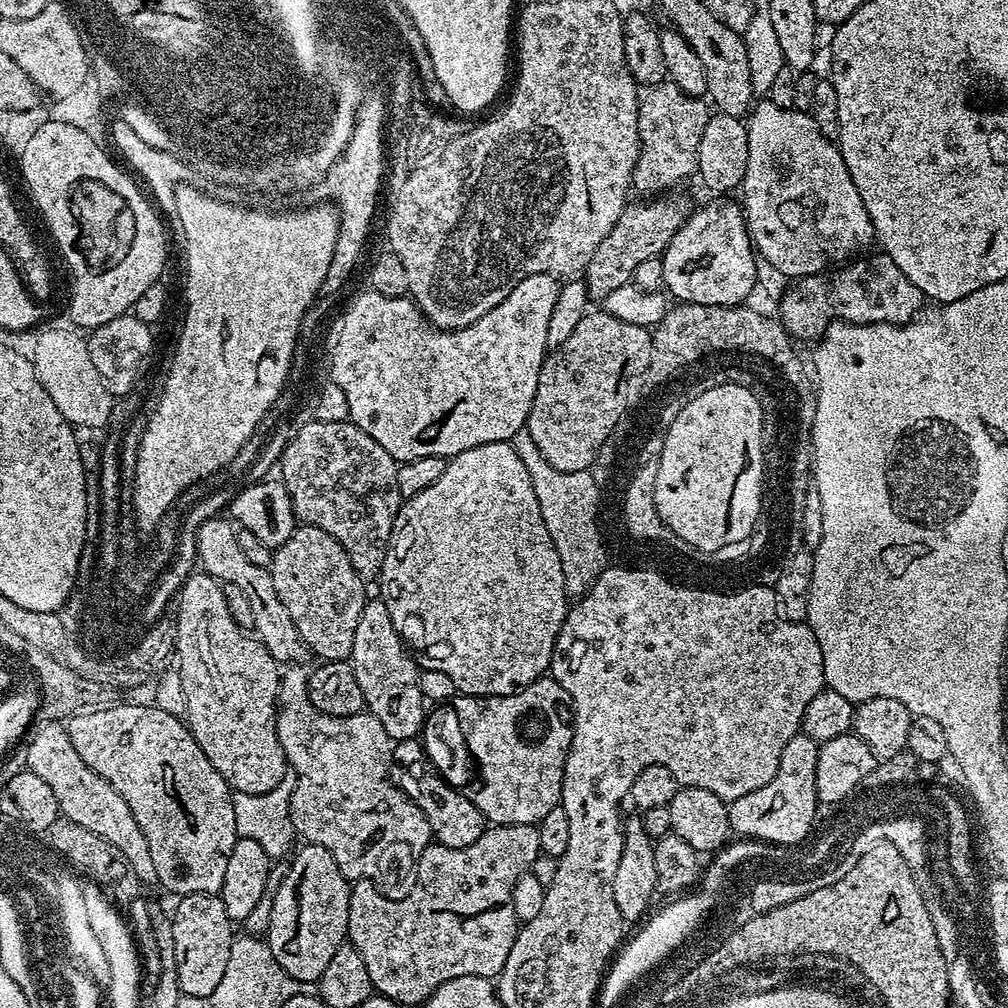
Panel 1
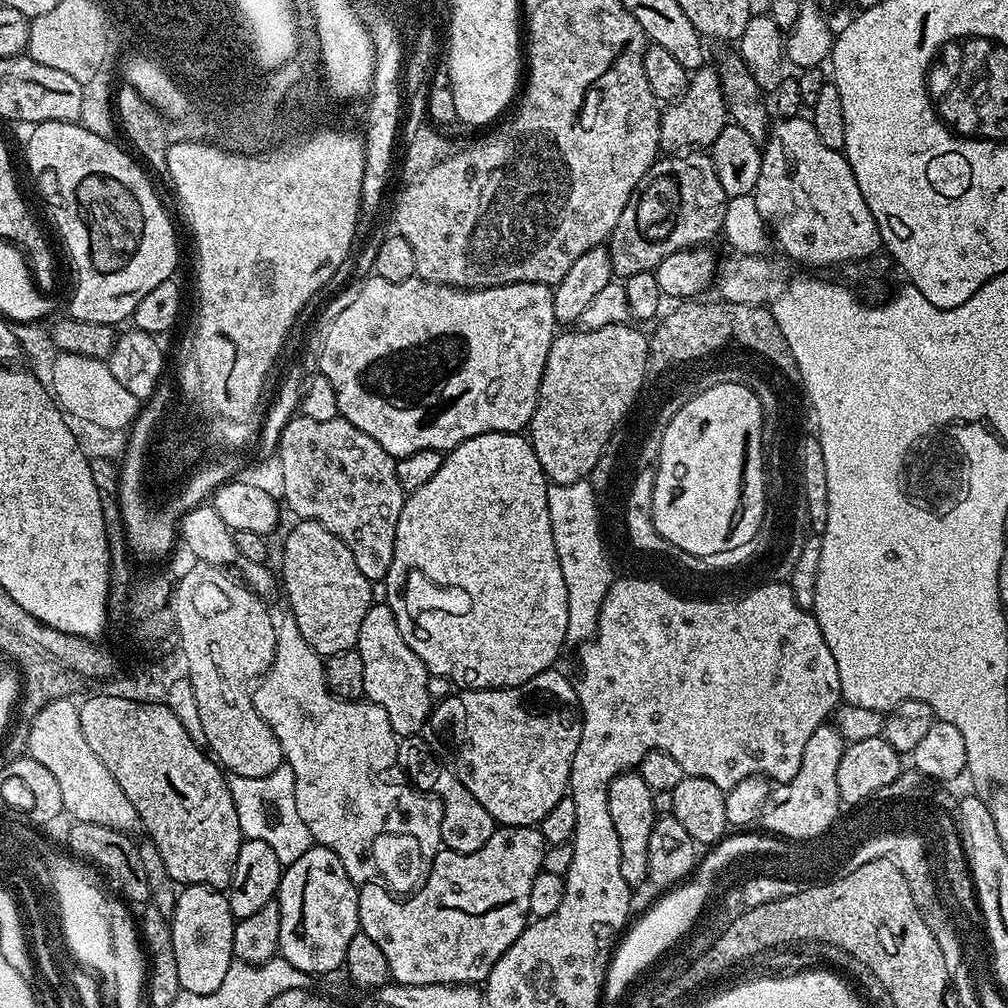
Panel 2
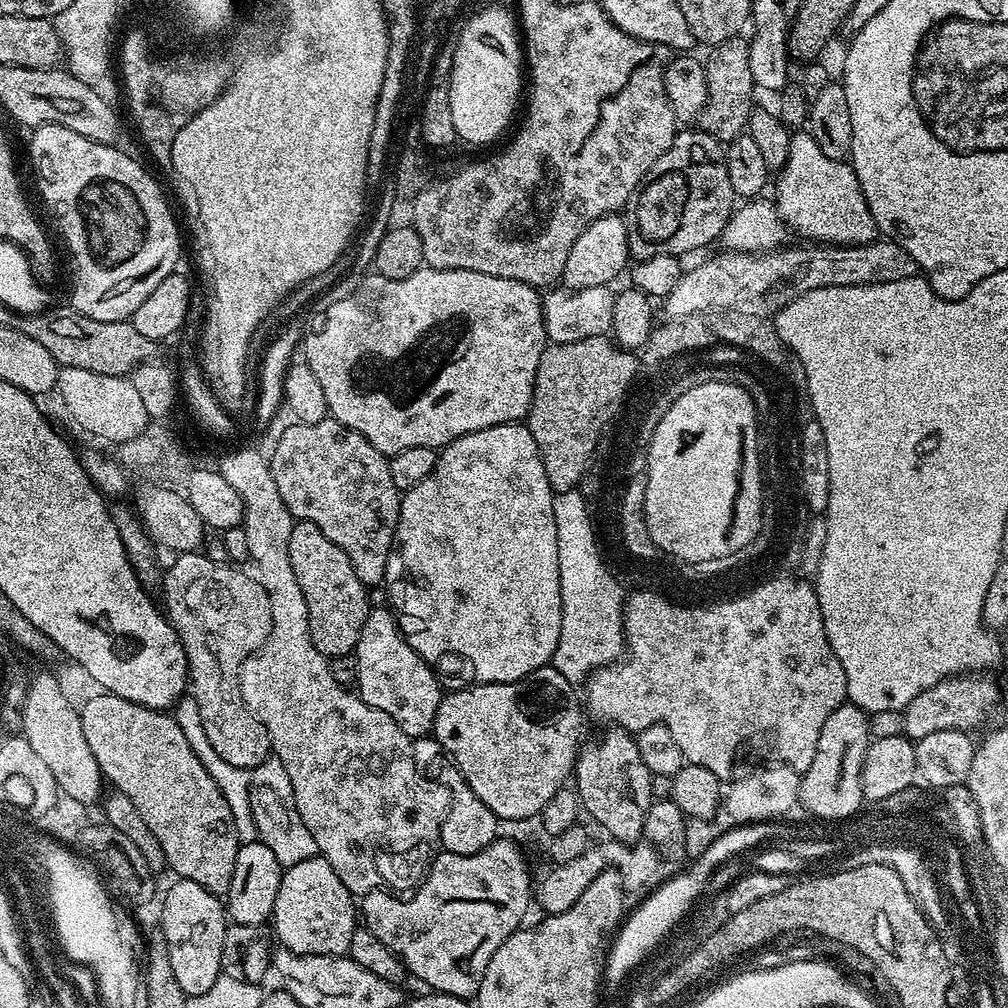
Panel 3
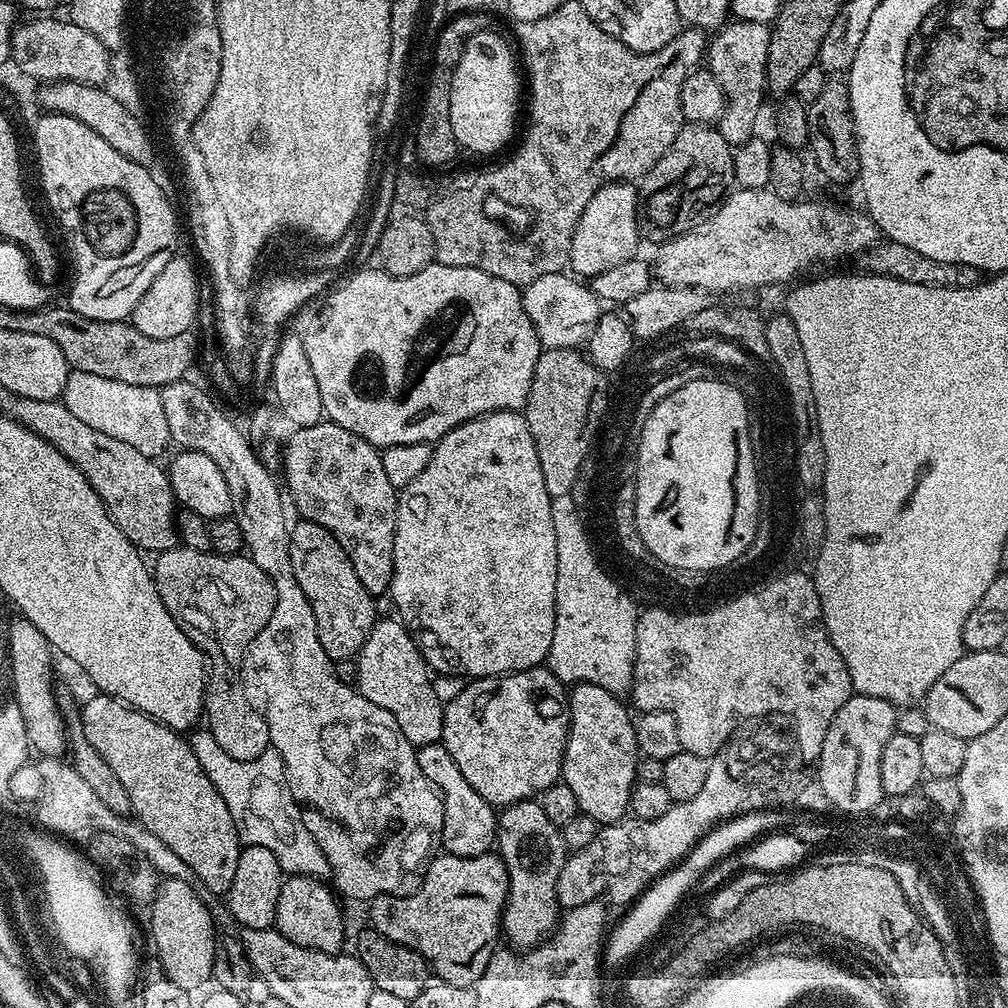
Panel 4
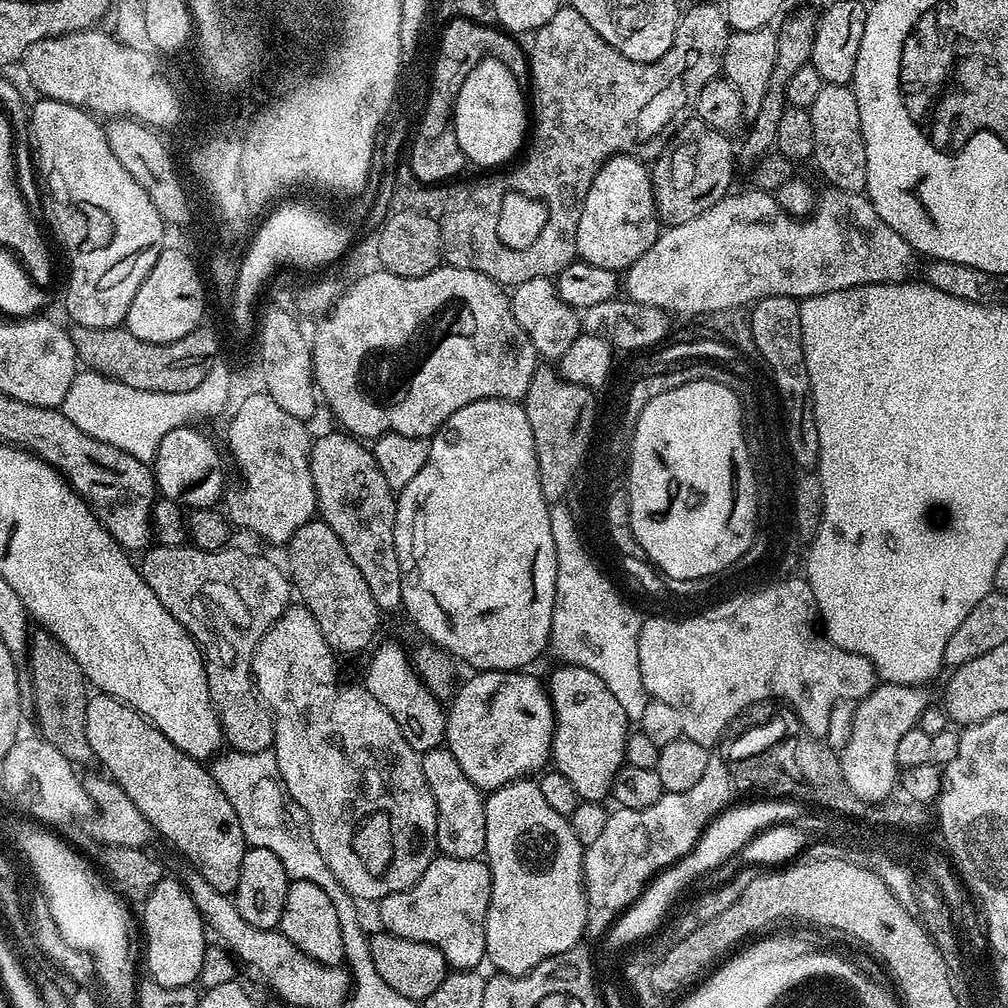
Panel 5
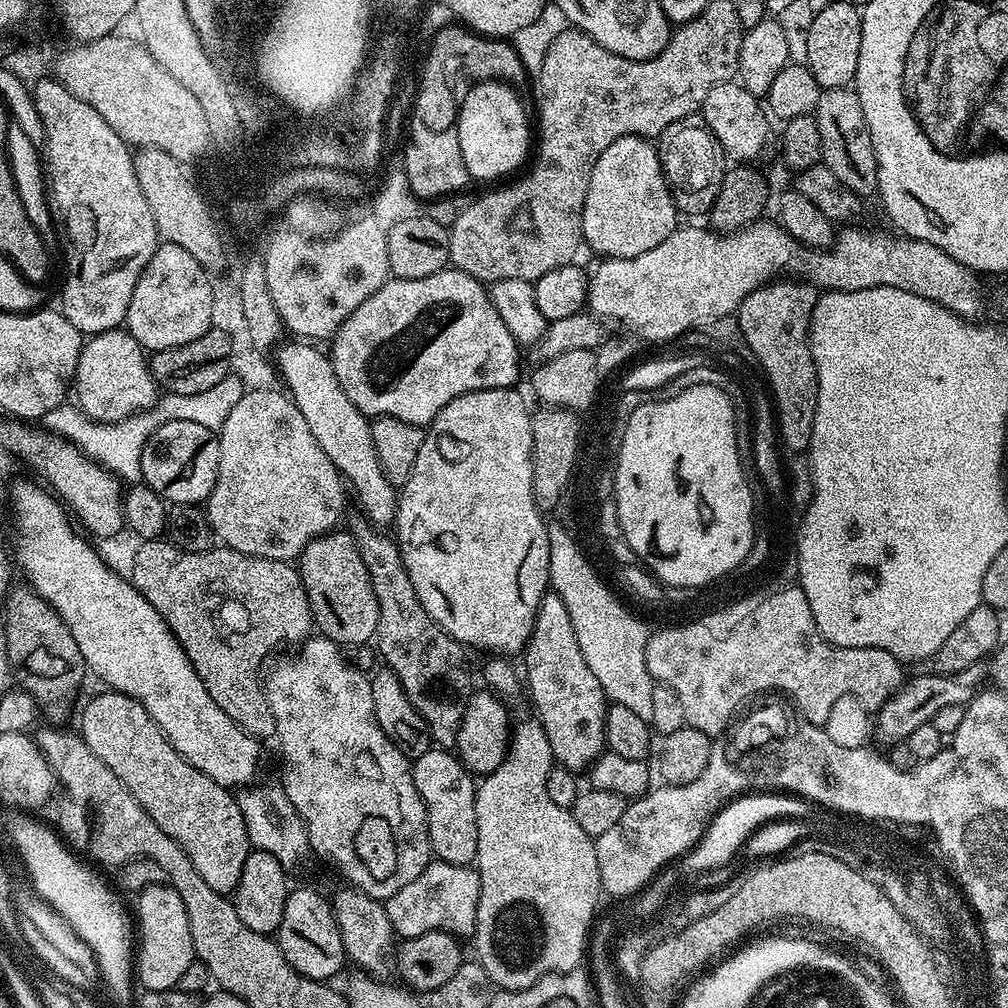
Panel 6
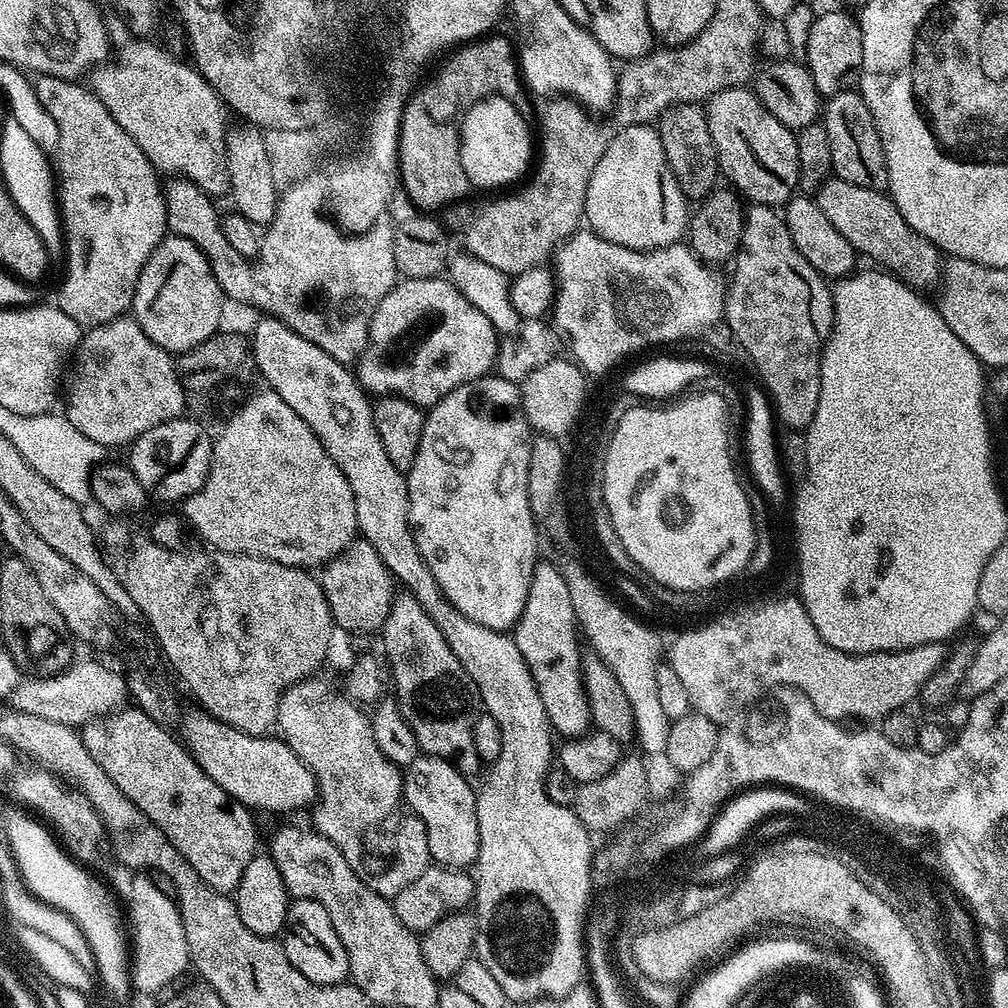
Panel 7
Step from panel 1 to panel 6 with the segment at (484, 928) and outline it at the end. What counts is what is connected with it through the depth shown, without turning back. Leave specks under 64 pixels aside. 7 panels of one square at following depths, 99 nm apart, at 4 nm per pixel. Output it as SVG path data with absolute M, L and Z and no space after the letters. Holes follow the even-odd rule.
M433 859L410 882L402 886L384 904L386 914L397 937L421 936L427 932L451 932L457 938L471 937L478 918L480 897L480 873L467 864L448 864L445 860Z

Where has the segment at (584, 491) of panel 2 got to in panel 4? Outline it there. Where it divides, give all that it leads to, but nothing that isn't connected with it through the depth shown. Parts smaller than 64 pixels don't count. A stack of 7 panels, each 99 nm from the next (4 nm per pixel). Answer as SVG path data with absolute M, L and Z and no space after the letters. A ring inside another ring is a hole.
M570 494L552 497L550 518L554 522L554 542L558 542L558 578L556 579L554 642L550 642L546 667L566 686L593 684L602 686L602 690L610 690L617 694L627 693L636 674L638 607L636 608L635 602L628 597L627 591L613 588L613 577L603 573L603 565L596 568L598 563L595 559L592 560L594 552L588 552L588 544L584 543L586 526Z

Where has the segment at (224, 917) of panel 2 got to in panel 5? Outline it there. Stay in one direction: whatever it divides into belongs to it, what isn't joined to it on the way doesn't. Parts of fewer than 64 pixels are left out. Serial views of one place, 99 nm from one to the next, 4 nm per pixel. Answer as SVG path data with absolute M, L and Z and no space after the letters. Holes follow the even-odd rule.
M165 878L142 902L144 908L144 956L148 959L147 975L158 986L192 986L199 978L206 947L206 925L194 898L179 879Z

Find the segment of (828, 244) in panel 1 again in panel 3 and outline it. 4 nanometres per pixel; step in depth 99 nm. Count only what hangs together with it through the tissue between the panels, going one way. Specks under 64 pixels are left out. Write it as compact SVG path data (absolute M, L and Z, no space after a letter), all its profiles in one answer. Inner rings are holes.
M798 130L791 135L789 154L782 175L784 178L776 188L774 202L780 219L791 231L793 229L798 232L807 241L823 244L864 245L879 239L879 228L866 205L865 195L862 194L861 184L851 163L827 157L807 131Z

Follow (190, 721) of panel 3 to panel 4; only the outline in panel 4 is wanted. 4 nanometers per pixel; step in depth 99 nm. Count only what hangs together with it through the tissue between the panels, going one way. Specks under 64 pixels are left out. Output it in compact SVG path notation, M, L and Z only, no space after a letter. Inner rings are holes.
M207 730L193 731L190 743L202 770L206 770L218 794L222 794L222 802L226 802L226 810L230 810L230 818L234 818L241 845L266 846L266 850L278 858L281 873L288 876L331 877L330 862L326 862L322 846L314 842L314 834L306 830L301 805L290 794L288 775L284 773L284 763L276 748L269 746L253 760L235 760L214 742L212 733Z

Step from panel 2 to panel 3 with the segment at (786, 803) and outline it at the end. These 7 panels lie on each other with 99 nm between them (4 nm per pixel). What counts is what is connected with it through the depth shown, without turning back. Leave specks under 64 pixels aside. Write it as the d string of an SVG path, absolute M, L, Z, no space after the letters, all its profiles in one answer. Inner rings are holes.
M851 702L839 704L826 718L810 770L800 777L799 807L805 808L809 817L820 813L825 816L842 816L856 807L862 789L862 766L870 743L870 716Z

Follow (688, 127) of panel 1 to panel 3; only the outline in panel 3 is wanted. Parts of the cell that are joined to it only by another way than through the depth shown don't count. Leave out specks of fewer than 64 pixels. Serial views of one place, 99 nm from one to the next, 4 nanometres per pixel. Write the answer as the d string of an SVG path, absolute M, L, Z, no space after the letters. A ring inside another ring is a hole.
M743 35L731 36L726 42L715 45L703 61L706 70L706 86L708 97L706 106L698 117L699 131L709 132L718 141L727 142L736 139L747 129L748 116L754 111L752 104L752 92L754 85L750 74L750 62L748 61L749 41L742 38Z

